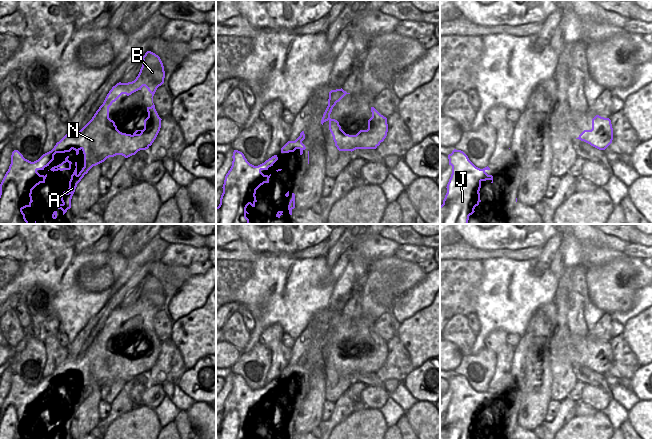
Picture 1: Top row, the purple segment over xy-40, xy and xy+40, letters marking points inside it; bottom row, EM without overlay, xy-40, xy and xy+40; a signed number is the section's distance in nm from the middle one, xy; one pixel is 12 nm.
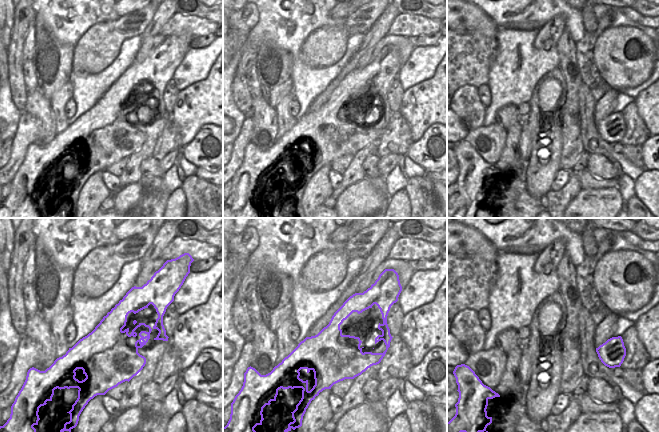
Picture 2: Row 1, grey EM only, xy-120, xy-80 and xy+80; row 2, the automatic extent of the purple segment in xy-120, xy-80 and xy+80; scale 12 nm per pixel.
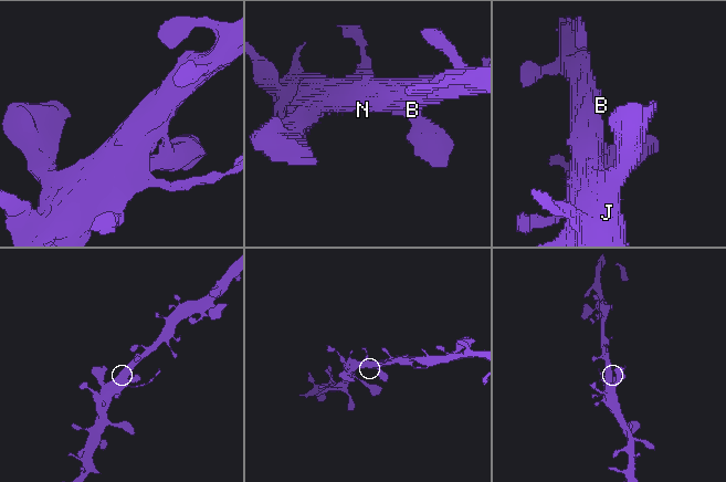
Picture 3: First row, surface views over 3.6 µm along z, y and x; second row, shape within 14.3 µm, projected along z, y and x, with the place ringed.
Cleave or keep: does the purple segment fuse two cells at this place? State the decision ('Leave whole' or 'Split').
Leave whole

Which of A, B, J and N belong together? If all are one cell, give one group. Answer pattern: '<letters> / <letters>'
A B J N

